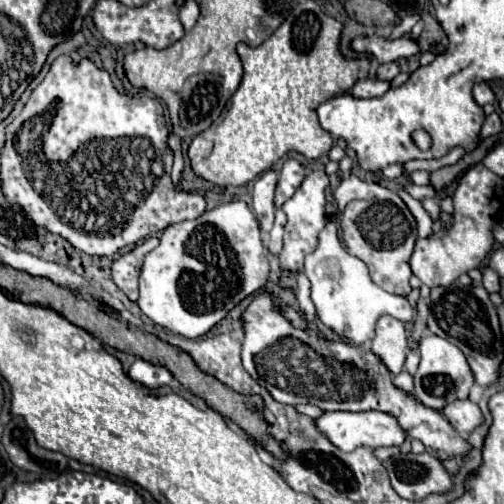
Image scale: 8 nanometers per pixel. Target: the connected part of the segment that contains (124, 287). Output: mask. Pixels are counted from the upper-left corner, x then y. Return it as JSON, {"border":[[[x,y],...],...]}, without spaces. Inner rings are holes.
{"border":[[[149,237],[145,239],[141,245],[137,245],[135,249],[123,253],[119,259],[113,261],[113,267],[111,267],[111,273],[113,273],[113,281],[115,285],[131,299],[131,301],[137,301],[137,277],[139,277],[139,271],[141,271],[141,263],[143,263],[143,257],[145,253],[149,253],[155,245],[159,243],[157,237]]]}

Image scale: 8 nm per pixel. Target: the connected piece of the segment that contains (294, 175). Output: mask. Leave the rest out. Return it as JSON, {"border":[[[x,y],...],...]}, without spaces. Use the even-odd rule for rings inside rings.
{"border":[[[287,159],[279,173],[279,183],[277,183],[277,191],[275,191],[277,209],[281,209],[283,203],[295,195],[297,187],[303,183],[303,179],[305,179],[305,167],[295,159]]]}

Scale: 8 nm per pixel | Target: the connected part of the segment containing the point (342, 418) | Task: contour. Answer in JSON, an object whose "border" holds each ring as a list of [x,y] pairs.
{"border":[[[333,411],[323,413],[315,419],[315,427],[319,433],[323,433],[337,449],[341,451],[353,451],[357,447],[381,447],[381,445],[401,445],[405,439],[405,433],[397,425],[397,421],[391,415],[385,415],[381,411],[365,411],[365,413],[349,413],[349,411]]]}

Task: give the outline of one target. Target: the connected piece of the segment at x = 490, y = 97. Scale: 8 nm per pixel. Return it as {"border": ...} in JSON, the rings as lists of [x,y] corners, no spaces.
{"border":[[[483,81],[483,83],[477,83],[477,85],[473,87],[473,99],[475,99],[479,105],[493,103],[493,101],[495,101],[495,93],[493,93],[491,87]]]}

